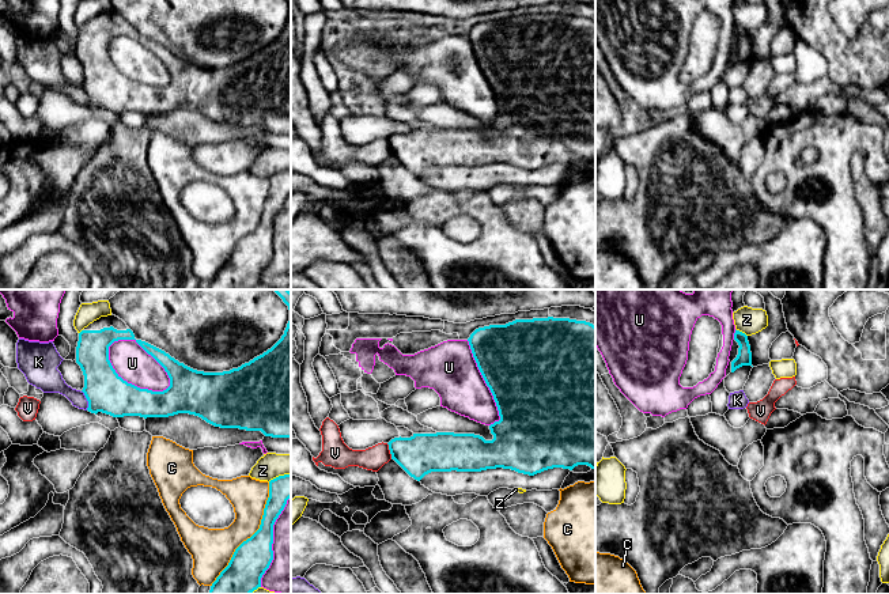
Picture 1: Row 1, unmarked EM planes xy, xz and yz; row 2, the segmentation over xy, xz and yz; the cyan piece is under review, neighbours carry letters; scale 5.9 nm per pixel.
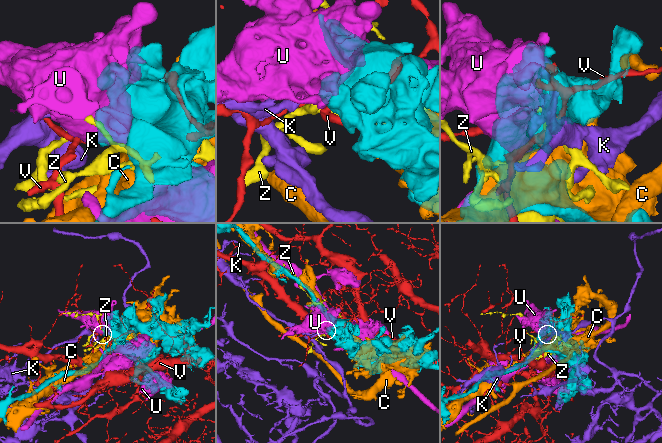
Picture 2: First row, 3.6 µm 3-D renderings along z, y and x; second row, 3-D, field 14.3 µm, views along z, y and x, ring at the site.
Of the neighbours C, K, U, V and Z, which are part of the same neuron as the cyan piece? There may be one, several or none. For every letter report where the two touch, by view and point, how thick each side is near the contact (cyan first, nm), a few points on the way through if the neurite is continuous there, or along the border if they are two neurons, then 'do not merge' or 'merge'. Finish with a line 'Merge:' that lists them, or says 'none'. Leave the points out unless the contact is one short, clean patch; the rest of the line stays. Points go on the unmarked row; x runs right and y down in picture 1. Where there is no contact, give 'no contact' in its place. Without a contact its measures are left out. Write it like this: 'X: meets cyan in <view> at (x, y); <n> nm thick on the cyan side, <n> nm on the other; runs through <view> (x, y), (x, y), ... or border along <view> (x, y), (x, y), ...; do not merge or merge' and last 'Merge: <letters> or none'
C: meets cyan in xy at (252, 231); 220 nm thick on the cyan side, 240 nm on the other; do not merge
K: meets cyan in xy at (87, 95); 240 nm thick on the cyan side, 140 nm on the other; border along xy (82, 86), (87, 97), (87, 105); do not merge
U: meets cyan in xy at (144, 45); 120 nm thick on the cyan side, 220 nm on the other; do not merge
V: meets cyan in xz at (390, 147); 240 nm thick on the cyan side, 140 nm on the other; do not merge
Z: meets cyan in yz at (741, 27); 90 nm thick on the cyan side, 160 nm on the other; do not merge
Merge: none

